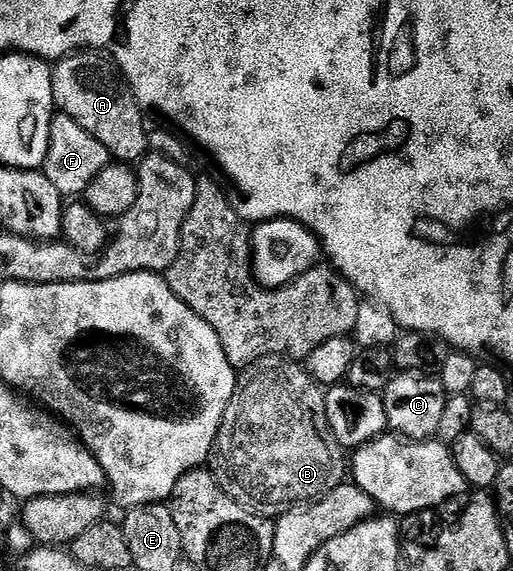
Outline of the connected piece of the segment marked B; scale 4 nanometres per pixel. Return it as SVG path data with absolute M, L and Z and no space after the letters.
M279 355L260 359L247 375L234 389L235 396L226 409L216 443L212 446L210 470L220 488L246 510L269 517L282 516L338 489L346 479L346 451L330 429L325 388L313 381L307 366Z

